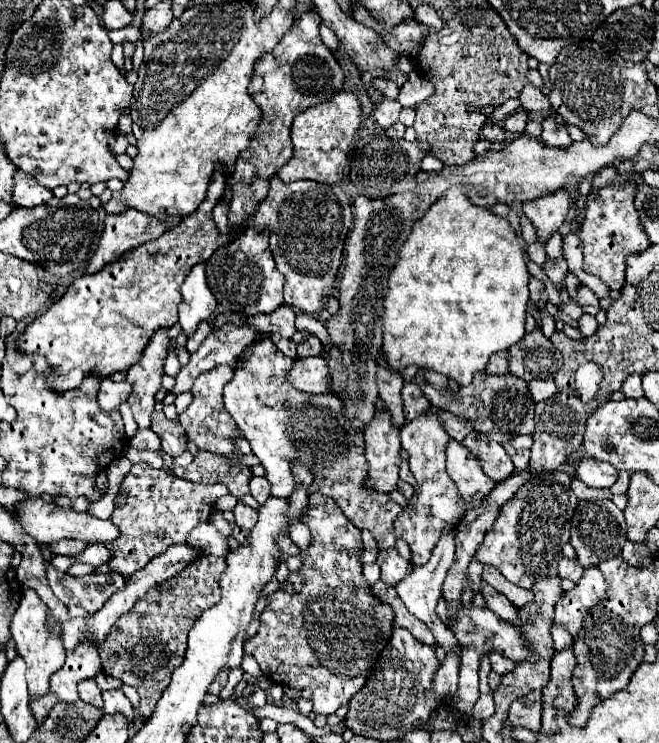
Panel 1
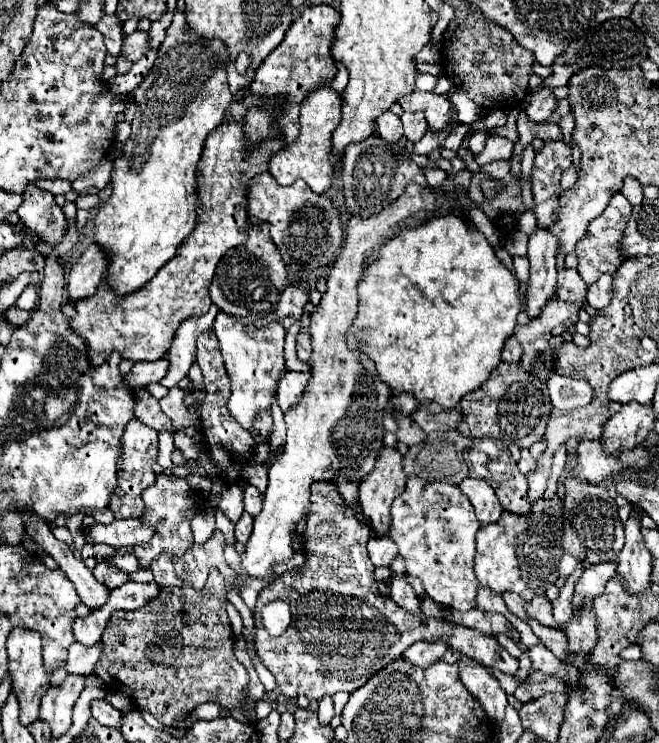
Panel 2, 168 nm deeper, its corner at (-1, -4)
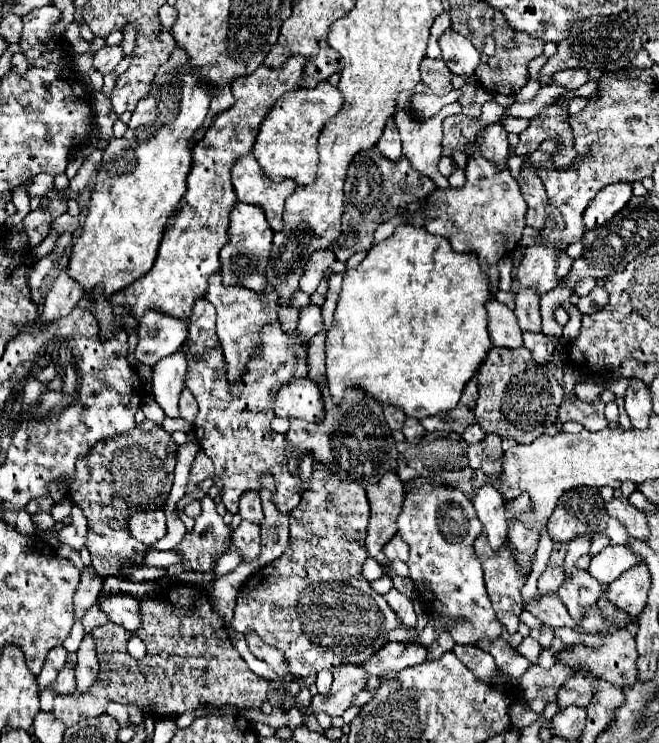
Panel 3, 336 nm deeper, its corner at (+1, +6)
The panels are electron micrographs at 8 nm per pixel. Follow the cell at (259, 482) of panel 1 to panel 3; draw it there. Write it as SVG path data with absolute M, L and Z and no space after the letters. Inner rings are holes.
M245 491L239 501L239 515L247 521L261 523L263 521L263 509L261 509L261 497L257 491Z

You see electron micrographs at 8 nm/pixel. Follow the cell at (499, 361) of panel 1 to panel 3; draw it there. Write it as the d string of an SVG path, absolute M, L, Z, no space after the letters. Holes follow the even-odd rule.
M491 299L487 303L489 313L489 337L495 347L521 347L523 345L523 333L517 325L515 313L501 305L497 299Z

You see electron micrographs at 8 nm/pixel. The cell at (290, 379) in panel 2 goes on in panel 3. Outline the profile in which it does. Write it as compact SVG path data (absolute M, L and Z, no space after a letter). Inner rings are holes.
M309 377L287 381L277 391L275 415L299 417L305 421L321 421L323 419L323 399L321 399L317 383Z

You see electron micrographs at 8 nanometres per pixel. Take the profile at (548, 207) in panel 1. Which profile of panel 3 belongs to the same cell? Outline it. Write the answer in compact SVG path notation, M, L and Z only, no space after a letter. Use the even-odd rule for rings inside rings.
M521 287L517 293L515 315L523 331L541 331L541 311L539 293L533 287Z

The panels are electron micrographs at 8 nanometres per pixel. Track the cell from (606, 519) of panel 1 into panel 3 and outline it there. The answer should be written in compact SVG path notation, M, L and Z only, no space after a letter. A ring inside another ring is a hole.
M579 487L569 489L559 497L559 505L547 523L547 531L553 541L569 543L579 535L593 537L595 533L603 533L607 521L609 513L599 489Z

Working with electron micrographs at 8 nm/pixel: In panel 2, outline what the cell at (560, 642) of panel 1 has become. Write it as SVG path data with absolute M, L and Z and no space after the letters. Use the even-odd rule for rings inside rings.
M579 561L577 567L575 567L575 571L565 579L565 585L563 585L561 591L559 591L559 597L553 601L553 615L555 615L555 619L557 619L557 623L559 623L561 627L565 627L565 623L569 621L569 617L573 615L573 609L571 609L573 585L575 585L577 579L581 577L583 569L585 569L585 567L583 567L583 563Z

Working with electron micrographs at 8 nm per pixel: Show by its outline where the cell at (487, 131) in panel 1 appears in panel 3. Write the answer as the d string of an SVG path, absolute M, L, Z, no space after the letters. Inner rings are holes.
M493 123L487 125L483 131L483 141L481 141L481 153L495 161L495 163L507 163L509 157L509 141L507 141L507 131L503 129L503 125Z

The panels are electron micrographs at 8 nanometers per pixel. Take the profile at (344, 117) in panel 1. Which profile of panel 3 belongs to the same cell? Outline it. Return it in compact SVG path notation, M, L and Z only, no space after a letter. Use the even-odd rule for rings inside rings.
M319 81L315 89L297 89L295 93L287 93L271 113L265 117L255 147L253 155L259 159L263 171L273 179L295 179L299 185L309 185L315 179L315 169L317 169L317 139L325 123L339 113L343 105L343 93L333 87L329 81Z

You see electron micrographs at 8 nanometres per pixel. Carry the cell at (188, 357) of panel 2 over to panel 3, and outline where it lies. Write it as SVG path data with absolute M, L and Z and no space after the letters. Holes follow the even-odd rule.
M177 351L153 367L153 395L169 417L179 417L177 401L187 373L187 351Z

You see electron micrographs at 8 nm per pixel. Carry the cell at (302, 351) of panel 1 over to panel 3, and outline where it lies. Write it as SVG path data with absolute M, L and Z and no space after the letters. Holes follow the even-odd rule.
M307 305L307 307L301 311L301 315L299 315L297 335L301 335L303 341L311 341L321 329L323 329L321 309L315 307L315 305Z

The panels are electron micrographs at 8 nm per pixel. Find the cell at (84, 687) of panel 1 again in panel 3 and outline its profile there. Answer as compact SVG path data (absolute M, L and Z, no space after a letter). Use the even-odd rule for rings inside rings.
M109 701L107 707L105 707L105 713L111 715L111 717L115 717L117 723L119 723L121 727L129 725L129 717L127 717L127 709L125 709L125 705L119 705L119 703L115 703L115 701Z

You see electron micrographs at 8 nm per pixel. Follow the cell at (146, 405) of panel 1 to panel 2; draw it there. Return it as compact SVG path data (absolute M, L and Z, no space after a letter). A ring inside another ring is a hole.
M133 419L123 433L123 453L121 453L121 467L117 467L117 487L115 495L111 495L107 505L113 511L115 519L143 515L145 503L141 499L141 493L155 483L157 477L157 473L153 471L155 463L157 463L157 431L143 425L139 419Z

